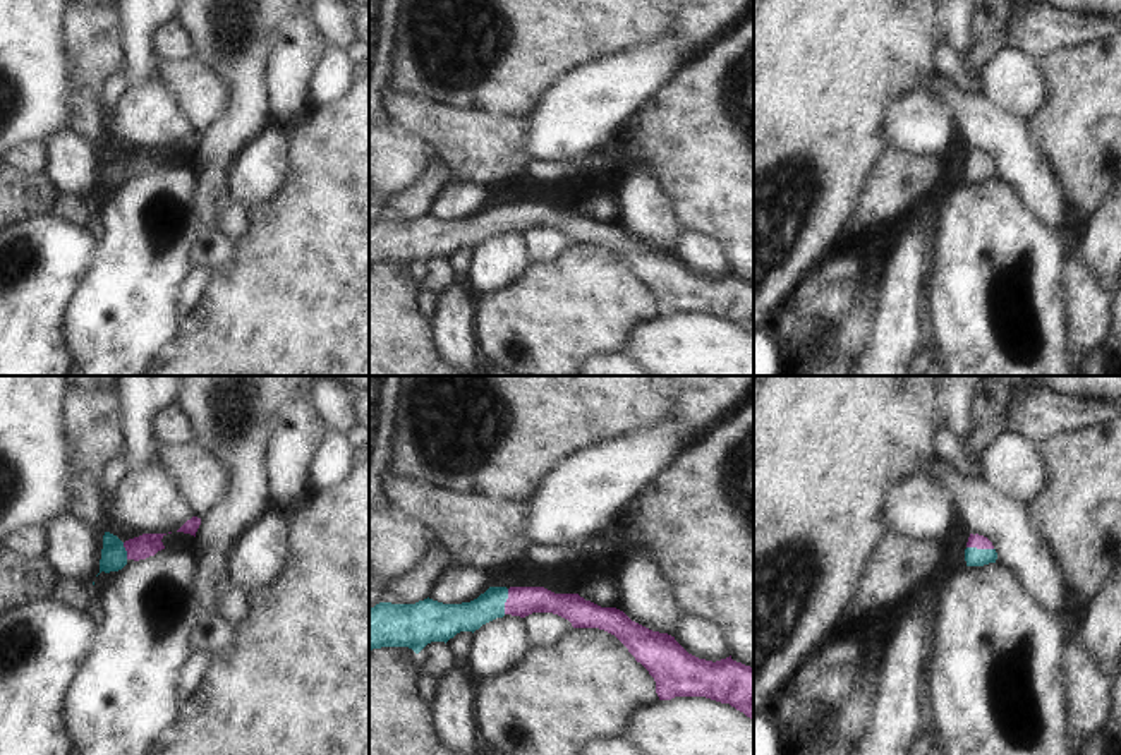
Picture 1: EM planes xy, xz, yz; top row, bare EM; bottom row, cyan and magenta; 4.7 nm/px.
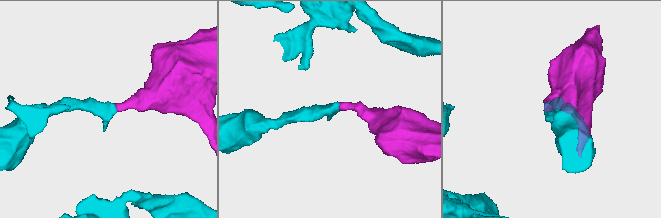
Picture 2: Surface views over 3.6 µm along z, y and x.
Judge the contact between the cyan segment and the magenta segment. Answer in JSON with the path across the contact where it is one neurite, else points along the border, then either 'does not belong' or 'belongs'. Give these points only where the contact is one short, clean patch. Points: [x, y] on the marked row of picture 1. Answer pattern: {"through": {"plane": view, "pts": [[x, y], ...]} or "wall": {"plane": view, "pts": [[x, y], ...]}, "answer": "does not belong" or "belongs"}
{"through": {"plane": "yz", "pts": [[974, 556], [981, 549], [977, 541]]}, "answer": "belongs"}

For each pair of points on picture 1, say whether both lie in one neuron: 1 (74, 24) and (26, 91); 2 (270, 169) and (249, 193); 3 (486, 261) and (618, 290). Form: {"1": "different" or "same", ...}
{"1": "different", "2": "same", "3": "different"}

